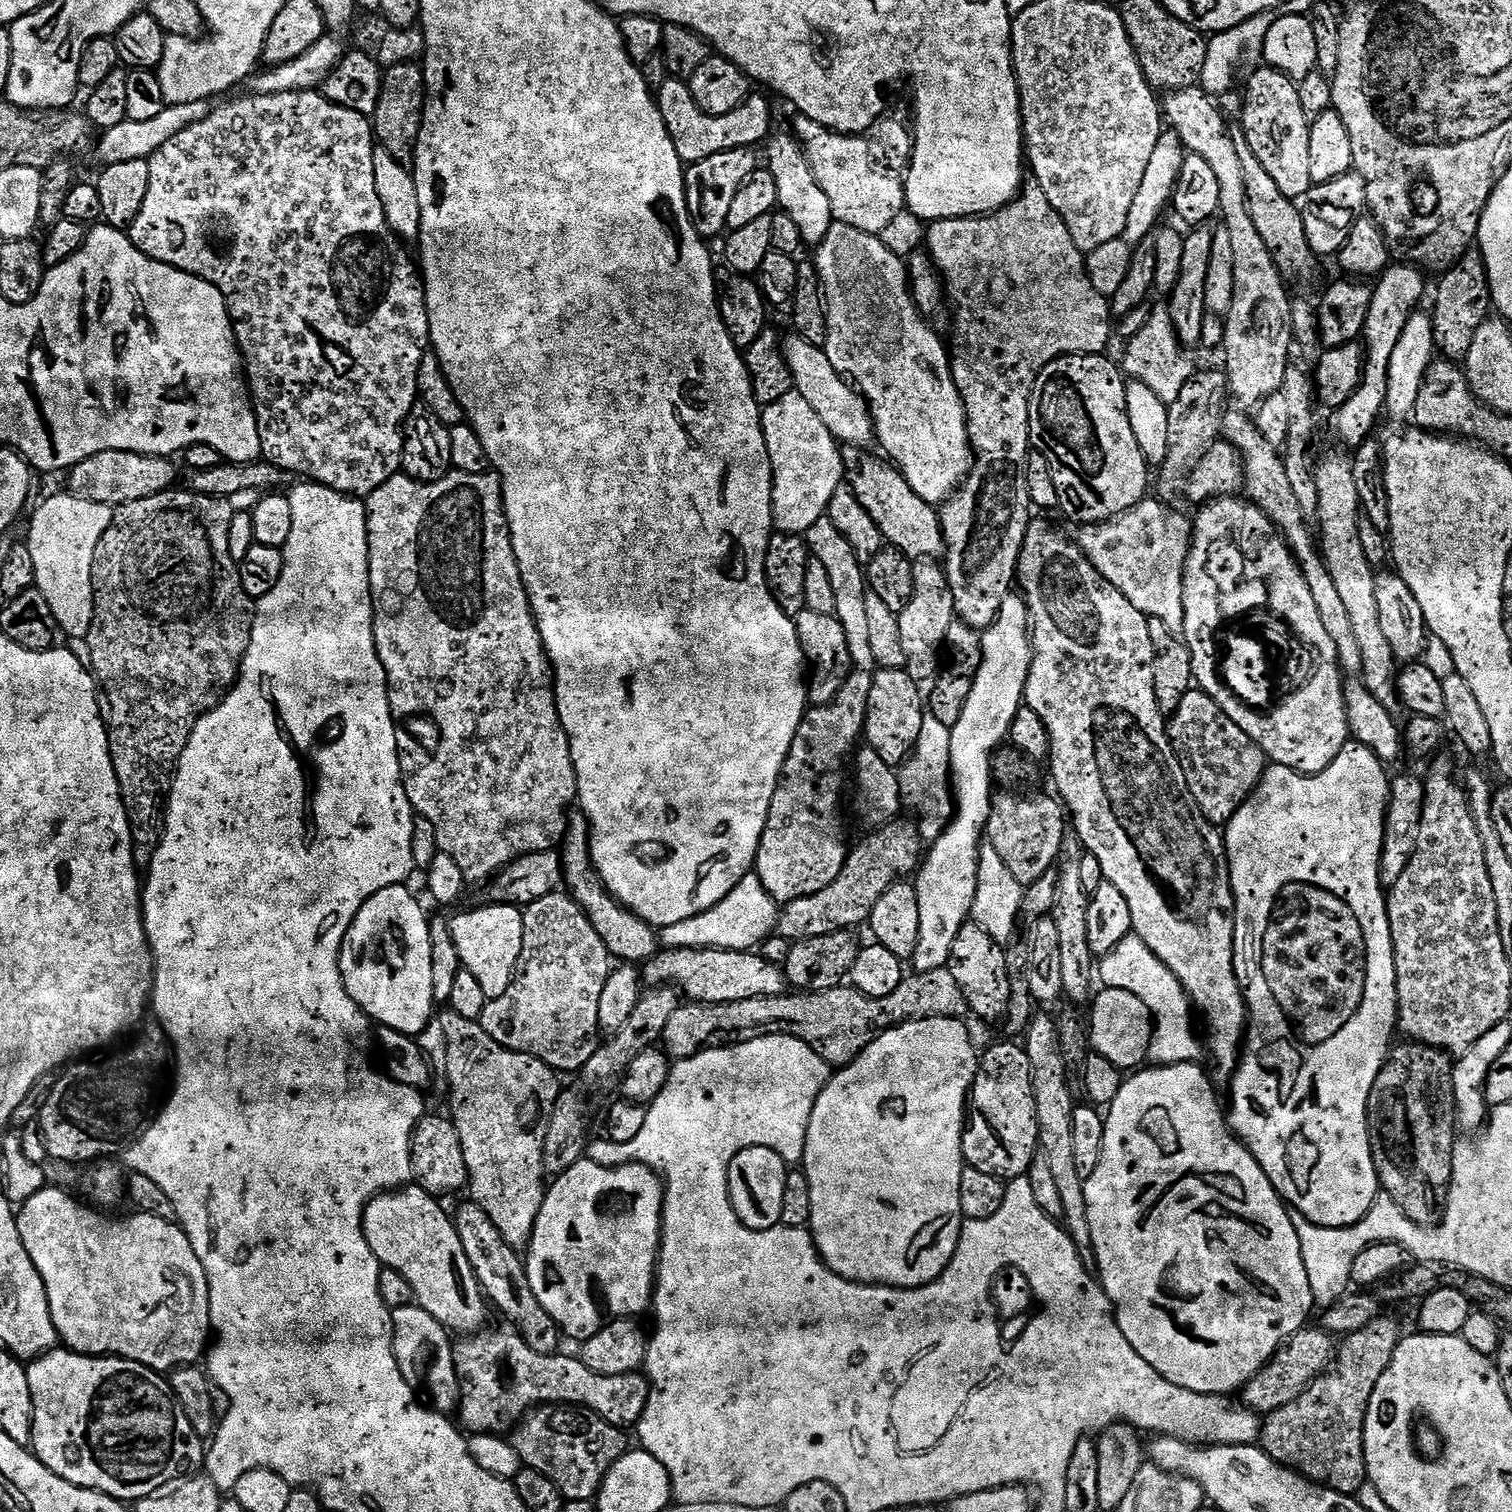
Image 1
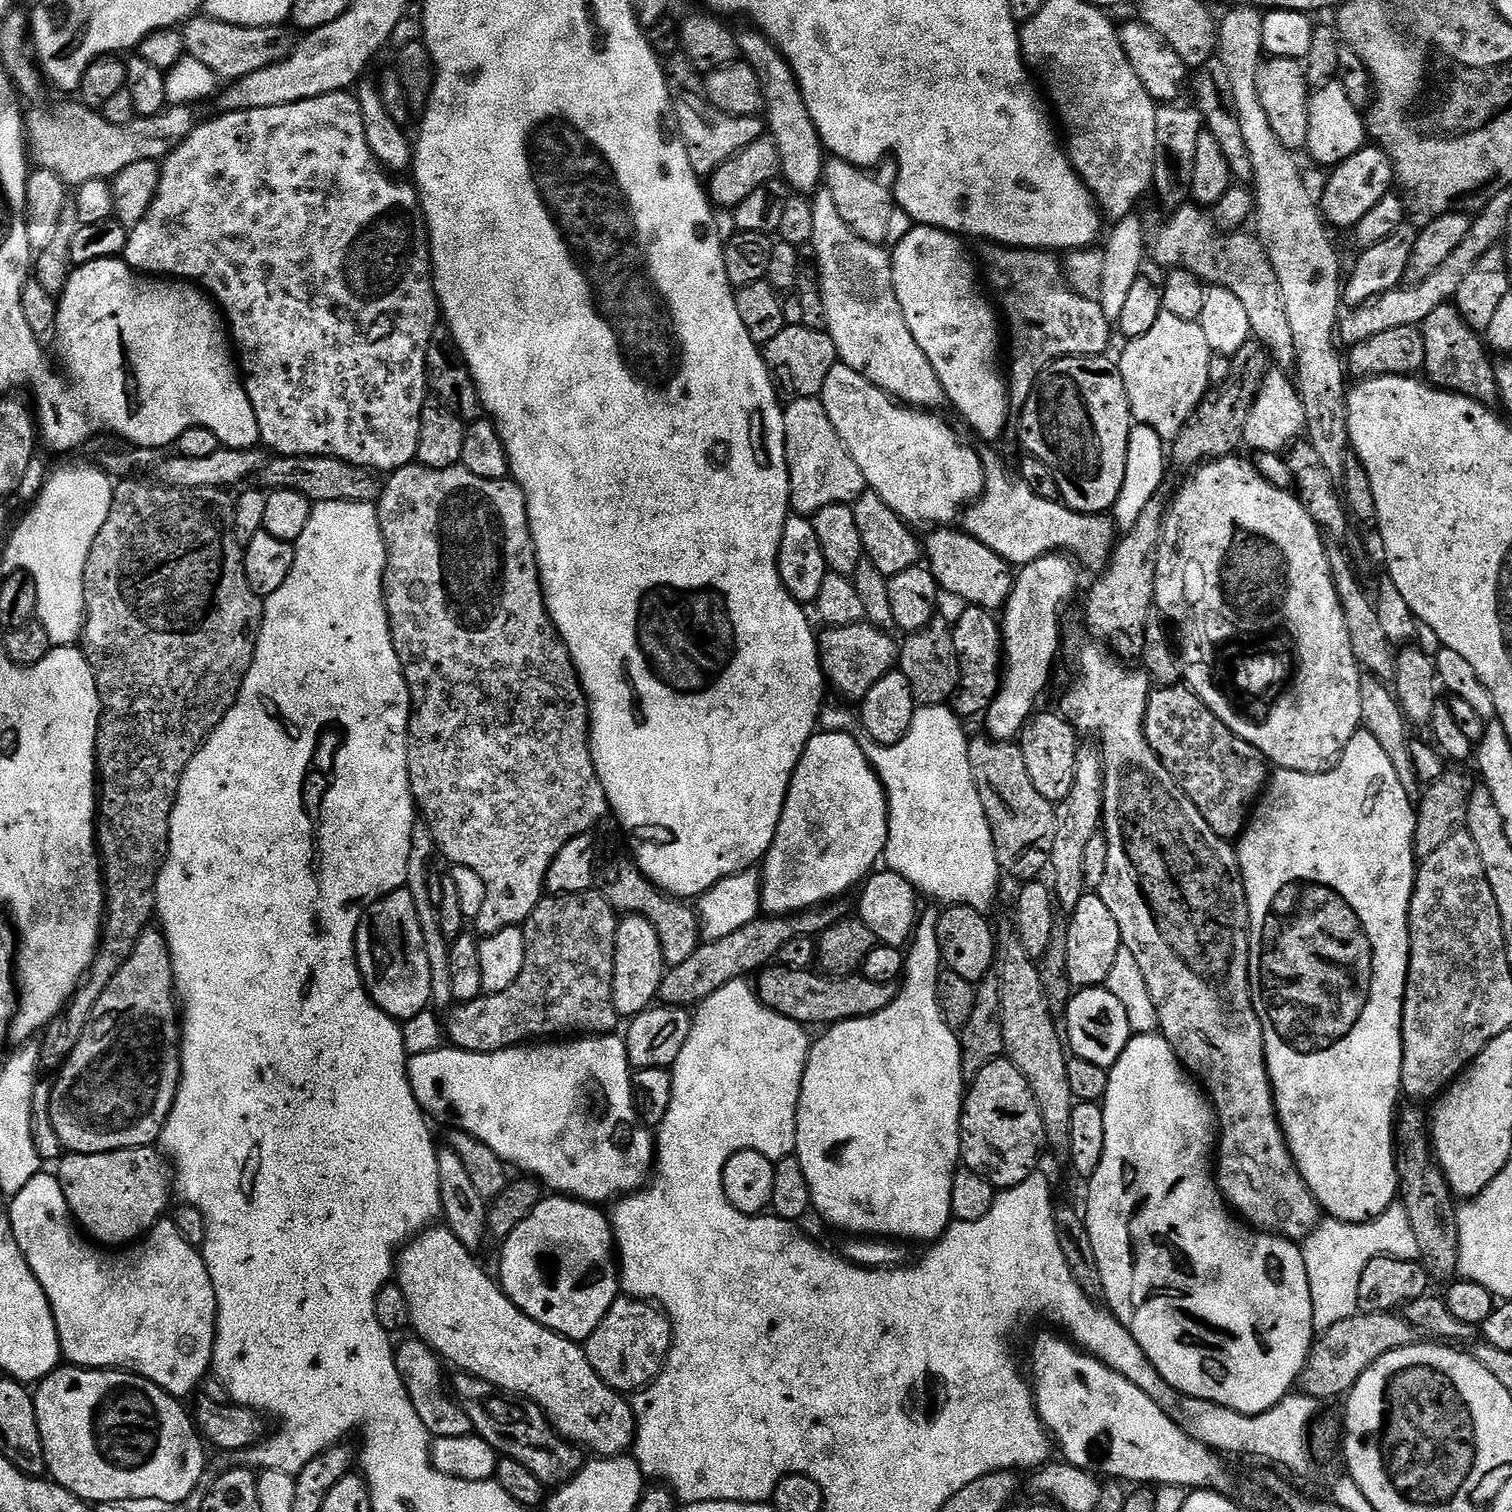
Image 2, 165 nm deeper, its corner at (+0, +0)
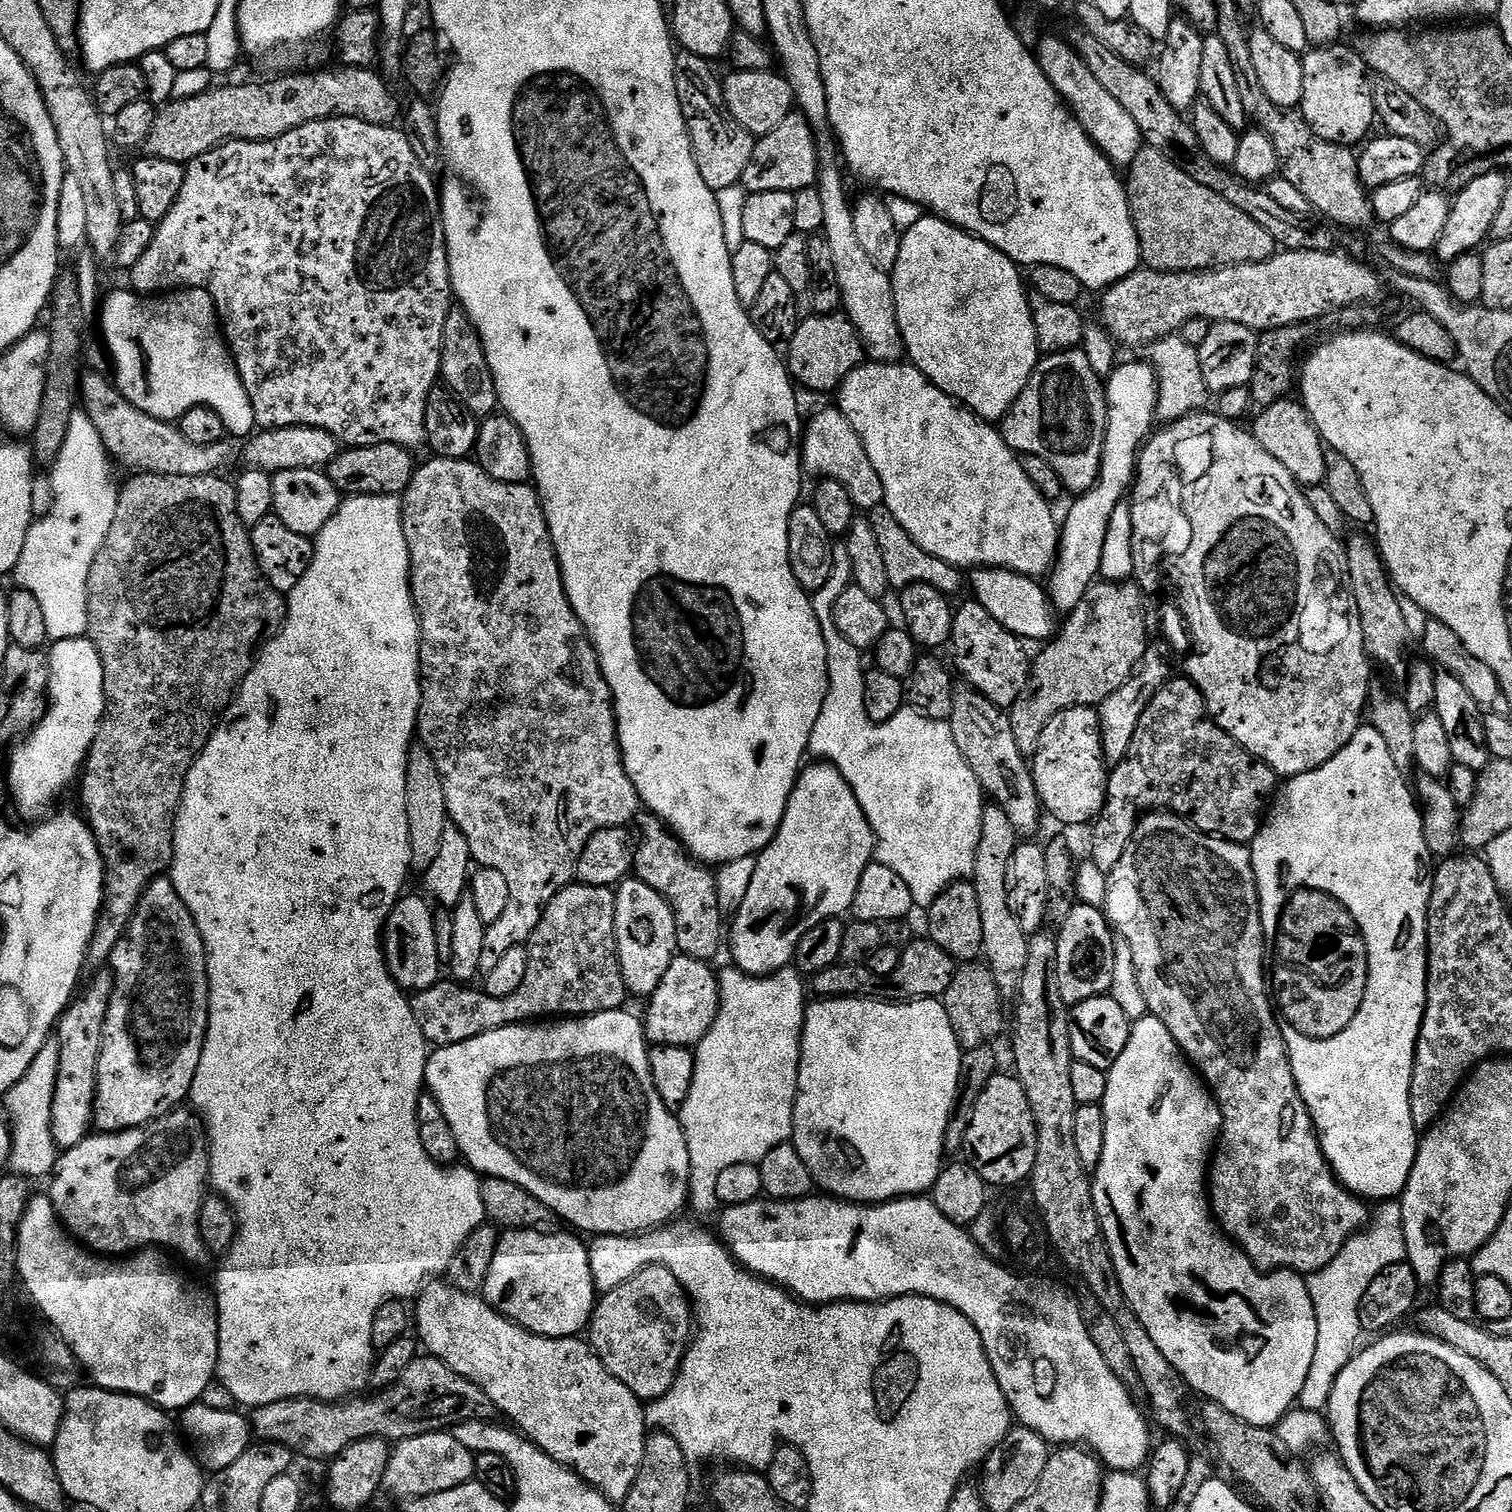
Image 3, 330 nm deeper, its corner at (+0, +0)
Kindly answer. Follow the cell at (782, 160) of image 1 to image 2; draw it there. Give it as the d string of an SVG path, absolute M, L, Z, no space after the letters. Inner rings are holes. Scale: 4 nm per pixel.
M752 26L747 27L736 32L736 41L743 63L748 64L754 74L758 74L758 82L762 86L766 132L778 146L782 179L793 193L815 193L824 178L826 149L810 118L810 110L806 110L806 98L802 98L802 90L794 78L794 70L783 54L763 32Z

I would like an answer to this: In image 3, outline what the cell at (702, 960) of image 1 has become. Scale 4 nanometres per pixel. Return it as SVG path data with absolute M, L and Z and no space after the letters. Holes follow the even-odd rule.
M927 938L913 939L901 951L900 961L894 974L879 976L864 964L839 963L821 972L815 972L810 978L810 988L820 998L871 998L885 1002L907 1002L909 1000L935 1000L943 997L944 991L954 978L957 961L946 954L932 940Z

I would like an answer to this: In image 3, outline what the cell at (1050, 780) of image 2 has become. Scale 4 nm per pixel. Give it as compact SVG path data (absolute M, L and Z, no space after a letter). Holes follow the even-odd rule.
M1067 708L1050 718L1035 752L1031 753L1030 767L1040 807L1047 815L1049 812L1060 824L1091 825L1104 805L1110 775L1100 741L1097 709Z

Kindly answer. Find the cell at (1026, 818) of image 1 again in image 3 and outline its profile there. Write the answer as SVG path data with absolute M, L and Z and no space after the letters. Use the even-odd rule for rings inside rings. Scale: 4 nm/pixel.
M967 686L961 687L961 689L961 692L960 689L953 691L952 713L948 716L947 721L952 728L954 742L958 742L958 750L962 750L962 758L966 758L970 770L974 770L974 774L978 778L980 787L984 789L987 799L991 803L997 804L1004 811L1013 830L1017 834L1034 831L1040 824L1040 816L1042 817L1040 799L1032 781L1032 770L1029 761L1026 759L1025 753L1020 752L1017 743L1014 742L1014 732L1005 709L994 706L985 696L981 696L980 693L972 691Z

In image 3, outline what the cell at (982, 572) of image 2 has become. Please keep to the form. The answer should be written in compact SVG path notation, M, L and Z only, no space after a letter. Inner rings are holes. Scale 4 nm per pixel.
M978 568L971 576L971 595L988 611L990 618L1002 622L1006 630L1010 630L1025 642L1047 642L1055 637L1058 631L1058 616L1052 607L1045 585L1039 579L1010 572L1005 568Z

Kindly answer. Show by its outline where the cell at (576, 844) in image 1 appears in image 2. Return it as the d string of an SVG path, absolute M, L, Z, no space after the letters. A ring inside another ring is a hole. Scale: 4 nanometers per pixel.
M604 826L597 827L594 832L596 842L596 879L595 887L600 895L604 896L606 902L618 914L624 916L641 916L658 930L658 938L662 942L662 954L664 963L668 968L678 966L678 962L686 962L690 954L699 948L702 943L701 931L698 927L697 913L687 908L685 901L673 898L666 892L660 891L651 880L647 880L637 870L631 859L620 857L616 849L616 836L607 832Z

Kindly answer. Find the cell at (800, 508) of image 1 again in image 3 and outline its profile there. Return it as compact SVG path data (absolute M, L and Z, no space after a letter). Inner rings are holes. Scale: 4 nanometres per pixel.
M821 407L819 411L811 417L812 421L805 423L802 428L802 464L805 469L808 468L816 475L816 478L833 480L842 486L846 486L846 490L850 494L850 498L856 503L857 509L871 510L881 507L884 503L884 491L882 490L882 478L878 478L878 470L874 470L874 466L870 466L870 458L866 454L866 450L862 446L862 438L858 438L858 434L854 430L854 426L850 426L850 422L841 414L839 407L832 408Z

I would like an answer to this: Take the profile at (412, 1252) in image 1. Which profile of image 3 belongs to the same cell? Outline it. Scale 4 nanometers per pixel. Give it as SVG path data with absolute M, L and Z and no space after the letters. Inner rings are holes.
M440 1282L425 1284L423 1292L415 1301L415 1304L417 1304L416 1312L414 1308L414 1332L422 1345L423 1351L427 1355L436 1357L447 1368L454 1370L462 1378L474 1382L474 1386L478 1386L478 1390L482 1390L482 1394L486 1394L486 1398L490 1398L490 1402L494 1402L497 1413L501 1417L504 1415L505 1418L503 1417L503 1419L505 1421L513 1420L513 1422L508 1422L515 1425L527 1439L531 1440L537 1448L541 1448L548 1457L576 1473L595 1492L602 1493L606 1499L613 1502L624 1500L626 1494L630 1494L630 1486L634 1486L634 1478L638 1478L642 1466L642 1454L644 1453L644 1441L646 1439L645 1405L639 1398L629 1388L622 1386L622 1382L618 1382L618 1378L614 1378L608 1373L606 1366L602 1366L602 1362L593 1352L592 1345L583 1339L574 1336L539 1336L533 1332L527 1332L525 1328L517 1326L513 1320L508 1320L500 1312L494 1311L479 1295L453 1288L447 1282L436 1283Z

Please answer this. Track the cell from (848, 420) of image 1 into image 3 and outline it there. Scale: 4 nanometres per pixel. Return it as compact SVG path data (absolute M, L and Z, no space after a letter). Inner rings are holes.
M911 362L861 363L860 367L850 373L840 384L839 396L838 407L841 414L848 419L850 426L854 426L858 438L862 438L862 446L870 458L870 466L874 466L874 470L878 470L878 478L882 478L883 507L888 508L890 514L894 514L894 518L898 518L902 530L906 530L906 534L910 534L910 538L914 538L914 542L918 542L918 546L922 546L926 554L934 558L942 558L942 562L953 564L955 568L961 570L1005 568L1010 572L1033 578L1044 578L1051 573L1056 562L1056 553L1060 550L1061 525L1058 523L1058 516L1056 520L1055 514L1052 513L1053 505L1042 494L1038 494L1038 490L1034 490L1030 478L1026 478L1026 474L1022 471L1017 453L1012 451L1011 446L1005 442L1003 436L989 421L981 420L976 413L964 407L959 400L938 390L938 386L931 384Z

